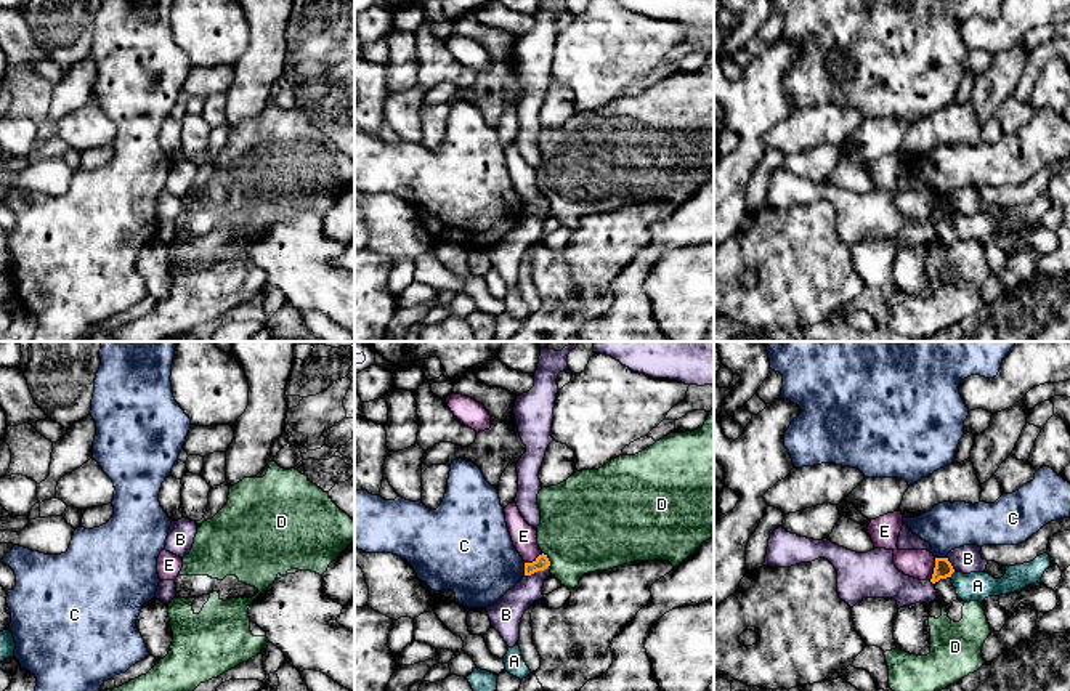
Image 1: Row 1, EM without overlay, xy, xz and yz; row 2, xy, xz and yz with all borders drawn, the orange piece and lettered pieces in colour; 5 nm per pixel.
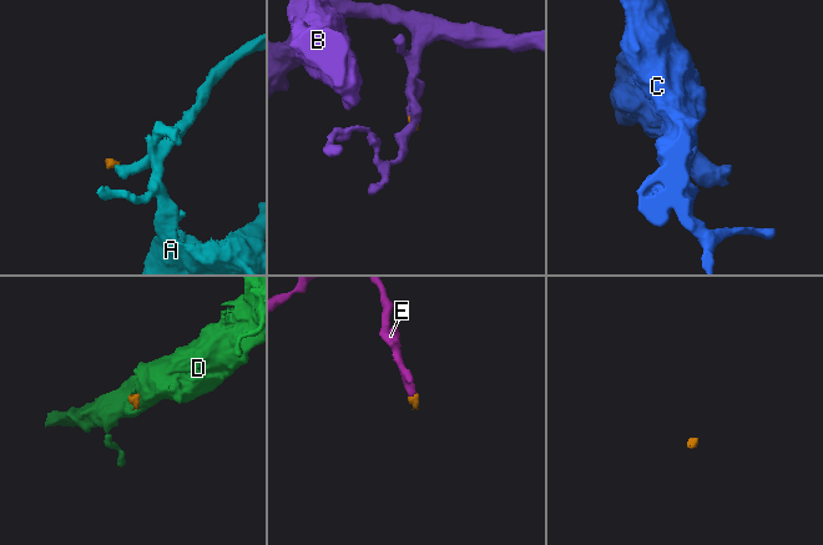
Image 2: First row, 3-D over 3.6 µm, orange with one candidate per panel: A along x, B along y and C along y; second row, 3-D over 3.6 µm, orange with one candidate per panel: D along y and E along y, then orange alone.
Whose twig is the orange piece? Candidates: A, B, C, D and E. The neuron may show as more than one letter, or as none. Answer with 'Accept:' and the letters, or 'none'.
Accept: E

